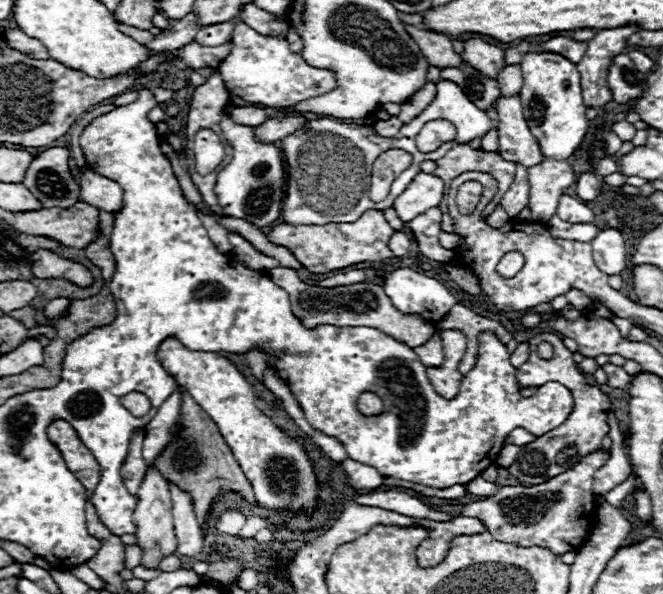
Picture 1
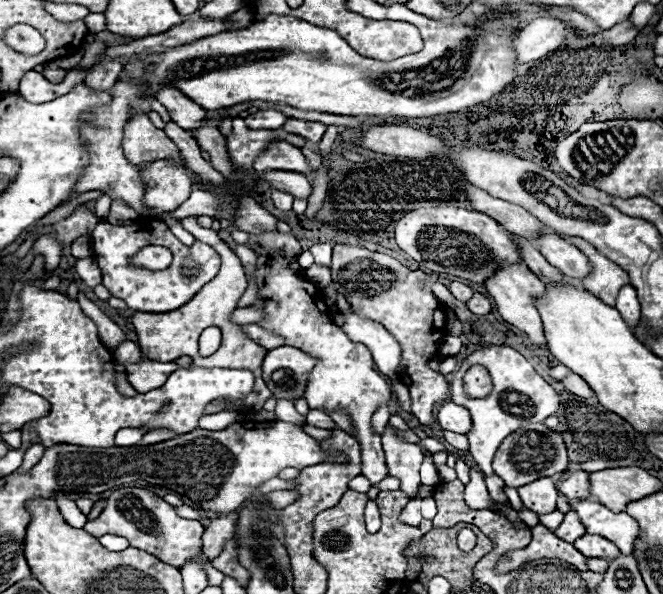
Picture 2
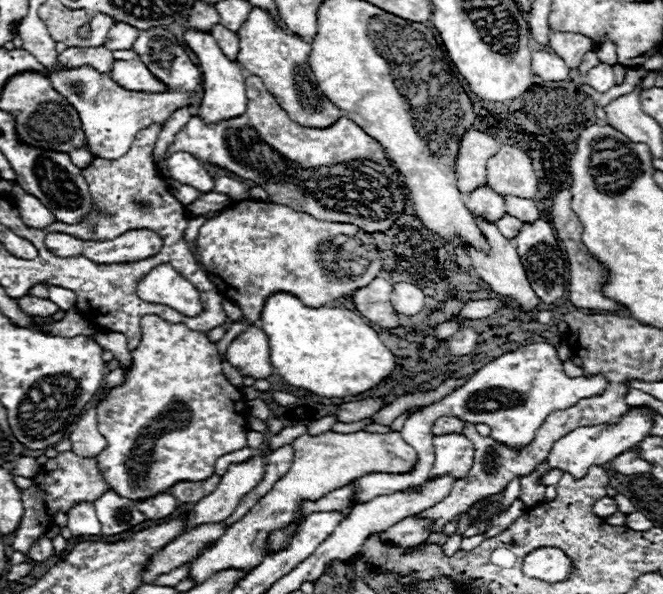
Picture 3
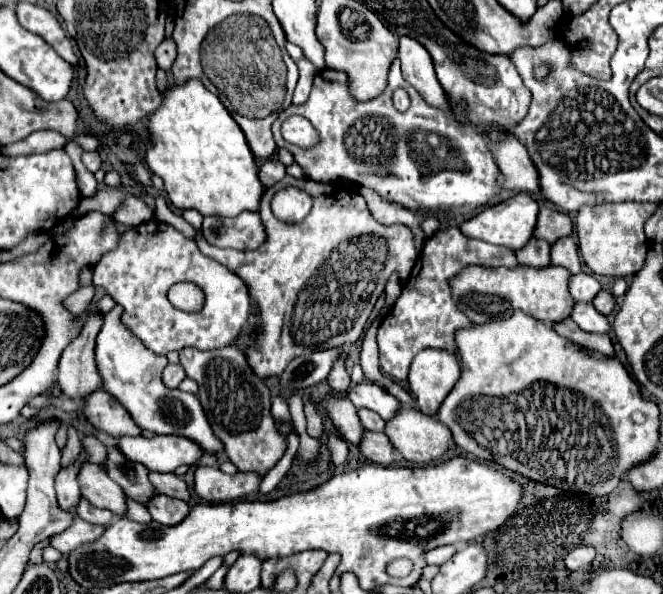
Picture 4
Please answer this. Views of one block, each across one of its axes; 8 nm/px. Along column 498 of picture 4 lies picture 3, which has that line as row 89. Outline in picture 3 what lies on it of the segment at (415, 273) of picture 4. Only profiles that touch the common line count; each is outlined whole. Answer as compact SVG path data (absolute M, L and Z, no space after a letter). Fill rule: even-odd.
M258 76L246 78L246 94L248 110L234 120L206 126L198 116L192 116L174 136L166 156L156 162L158 174L166 178L170 154L184 150L198 156L202 162L256 182L270 194L270 202L308 212L316 220L350 222L366 232L384 232L394 224L404 210L406 192L398 180L398 172L374 138L366 136L366 132L346 116L326 130L292 122ZM336 164L340 164L338 170L342 174L338 184L342 186L328 188L328 168Z

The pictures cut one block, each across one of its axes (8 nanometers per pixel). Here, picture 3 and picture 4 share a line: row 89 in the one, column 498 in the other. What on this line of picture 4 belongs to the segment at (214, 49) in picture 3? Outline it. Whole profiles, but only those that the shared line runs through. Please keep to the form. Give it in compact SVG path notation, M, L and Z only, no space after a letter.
M516 194L516 196L512 196L512 198L508 198L508 200L500 202L500 204L496 204L492 208L482 210L474 218L466 220L460 226L460 230L468 238L478 238L478 240L484 240L484 242L490 242L490 244L500 244L500 246L518 250L532 236L532 230L536 226L536 216L538 216L538 202L530 194Z

